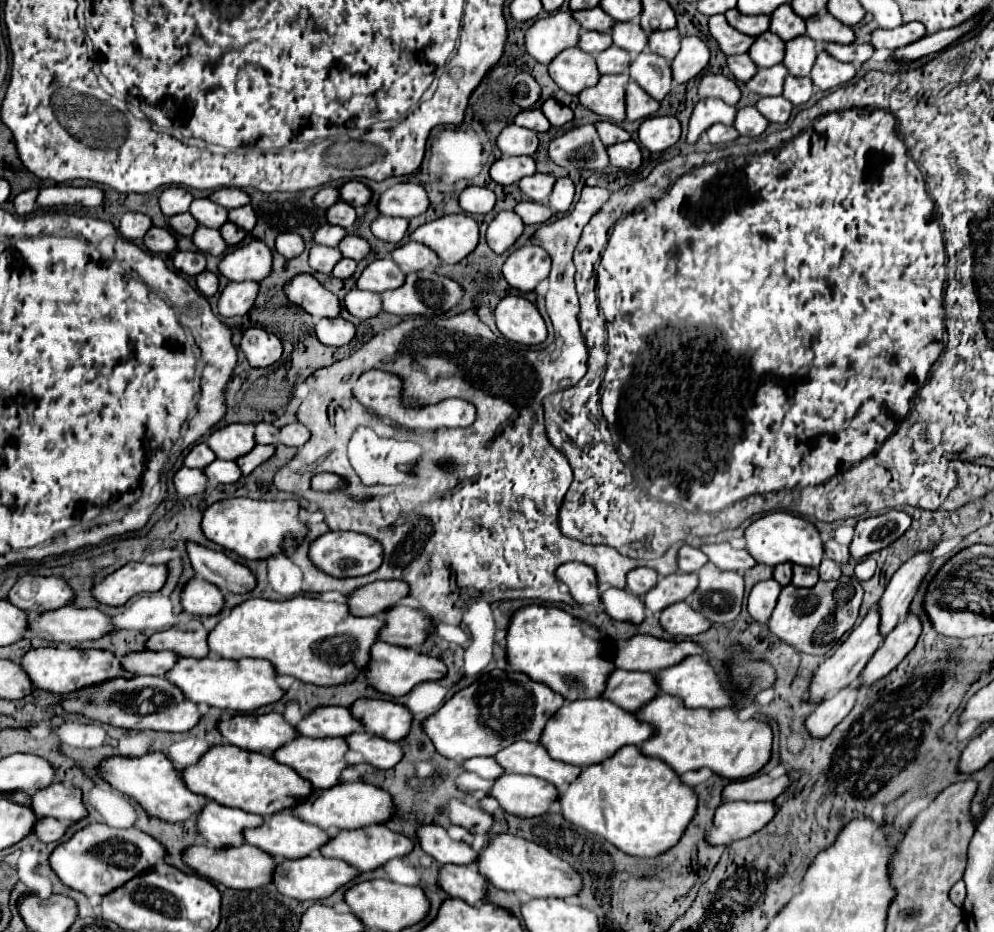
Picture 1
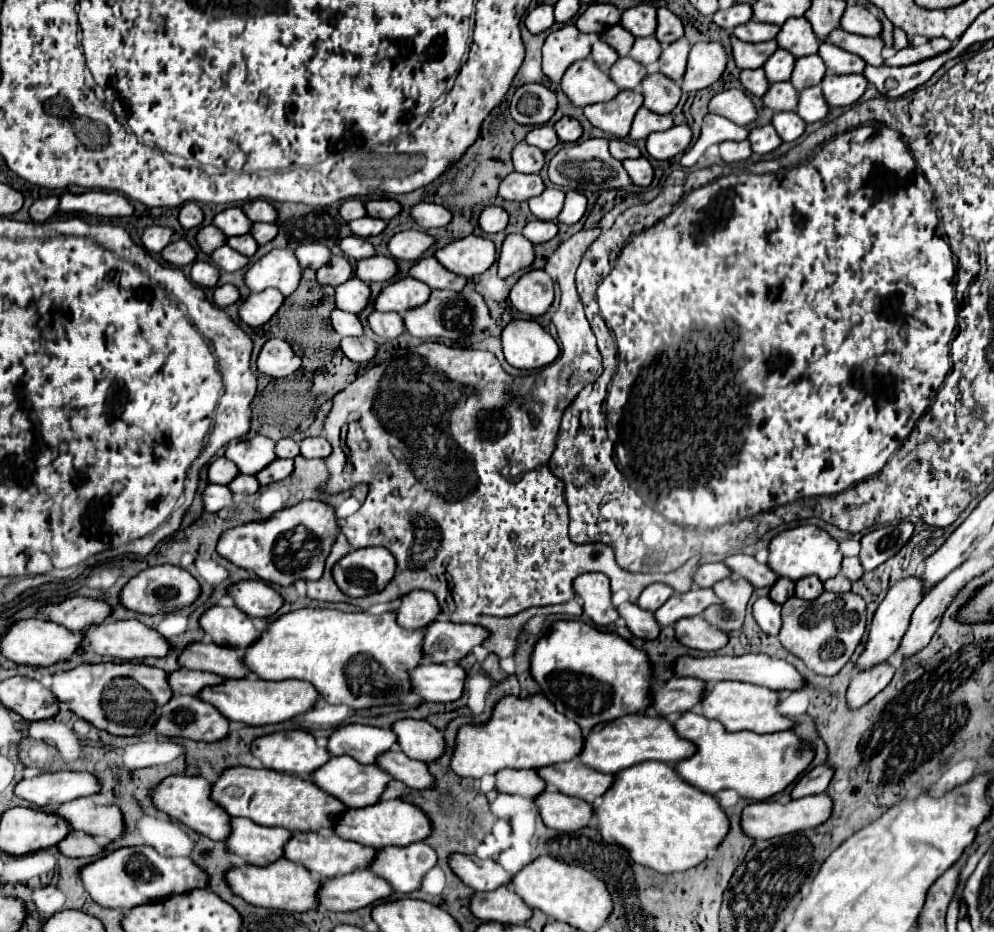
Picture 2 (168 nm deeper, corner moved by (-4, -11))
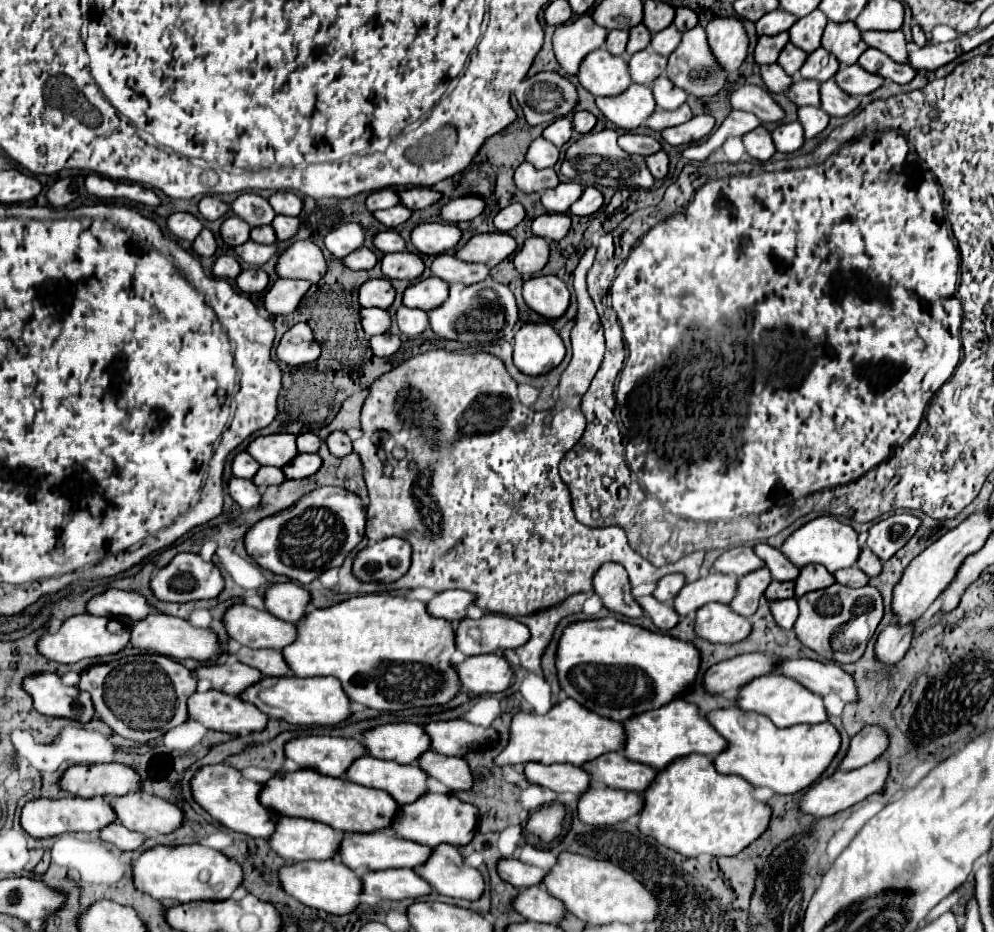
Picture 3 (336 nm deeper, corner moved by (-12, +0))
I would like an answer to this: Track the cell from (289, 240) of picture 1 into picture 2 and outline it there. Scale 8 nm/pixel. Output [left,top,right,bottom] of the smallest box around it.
[296,243,332,269]

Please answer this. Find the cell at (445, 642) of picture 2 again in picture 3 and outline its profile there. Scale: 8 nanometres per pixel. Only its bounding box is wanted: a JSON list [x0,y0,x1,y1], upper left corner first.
[454,614,530,656]

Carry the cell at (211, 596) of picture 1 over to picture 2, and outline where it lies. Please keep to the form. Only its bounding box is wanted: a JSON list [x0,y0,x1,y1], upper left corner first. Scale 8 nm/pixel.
[200,605,264,651]

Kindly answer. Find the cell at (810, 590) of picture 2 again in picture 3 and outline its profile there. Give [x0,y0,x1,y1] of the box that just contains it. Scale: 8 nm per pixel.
[796,564,834,596]

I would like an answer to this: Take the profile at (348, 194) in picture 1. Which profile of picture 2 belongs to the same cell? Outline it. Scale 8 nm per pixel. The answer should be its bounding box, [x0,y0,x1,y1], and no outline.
[366,199,402,221]

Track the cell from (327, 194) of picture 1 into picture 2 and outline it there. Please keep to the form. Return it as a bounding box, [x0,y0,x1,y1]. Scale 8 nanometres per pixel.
[340,199,366,221]

